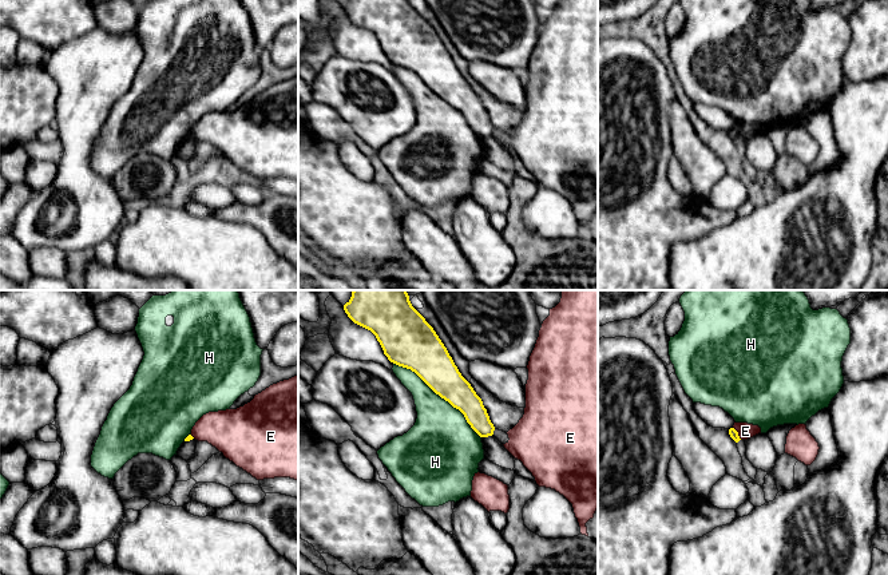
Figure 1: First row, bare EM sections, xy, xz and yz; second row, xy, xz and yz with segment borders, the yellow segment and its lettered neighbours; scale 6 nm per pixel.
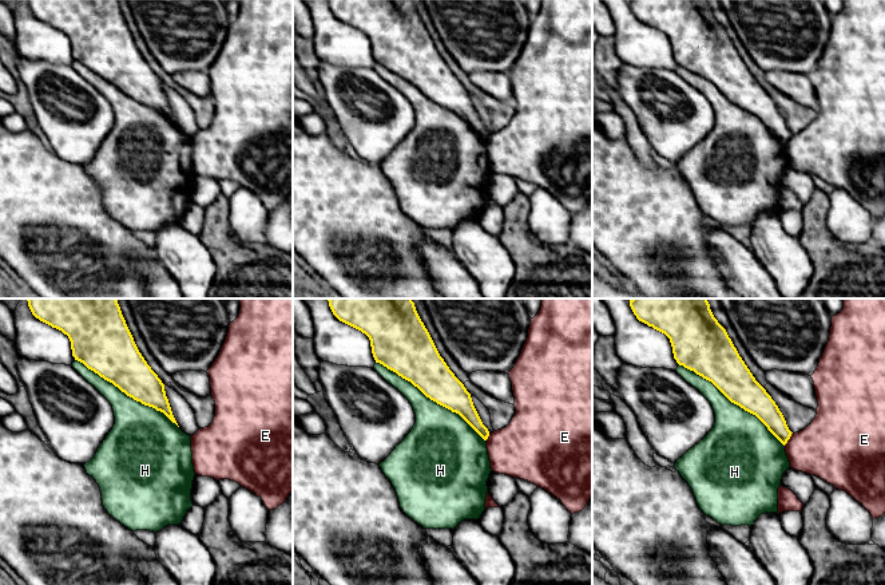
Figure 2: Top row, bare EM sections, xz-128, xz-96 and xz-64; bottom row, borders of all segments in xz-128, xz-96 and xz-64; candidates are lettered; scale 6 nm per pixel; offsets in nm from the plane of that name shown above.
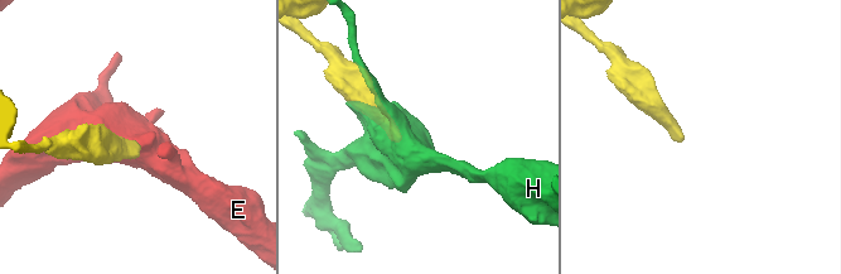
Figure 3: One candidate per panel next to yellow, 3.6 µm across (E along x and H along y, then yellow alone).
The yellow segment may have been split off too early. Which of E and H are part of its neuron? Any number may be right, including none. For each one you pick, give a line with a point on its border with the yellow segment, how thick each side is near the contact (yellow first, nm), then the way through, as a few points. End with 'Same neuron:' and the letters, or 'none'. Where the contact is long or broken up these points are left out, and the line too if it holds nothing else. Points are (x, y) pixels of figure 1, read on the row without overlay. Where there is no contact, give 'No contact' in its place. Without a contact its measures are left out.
Same neuron: none

